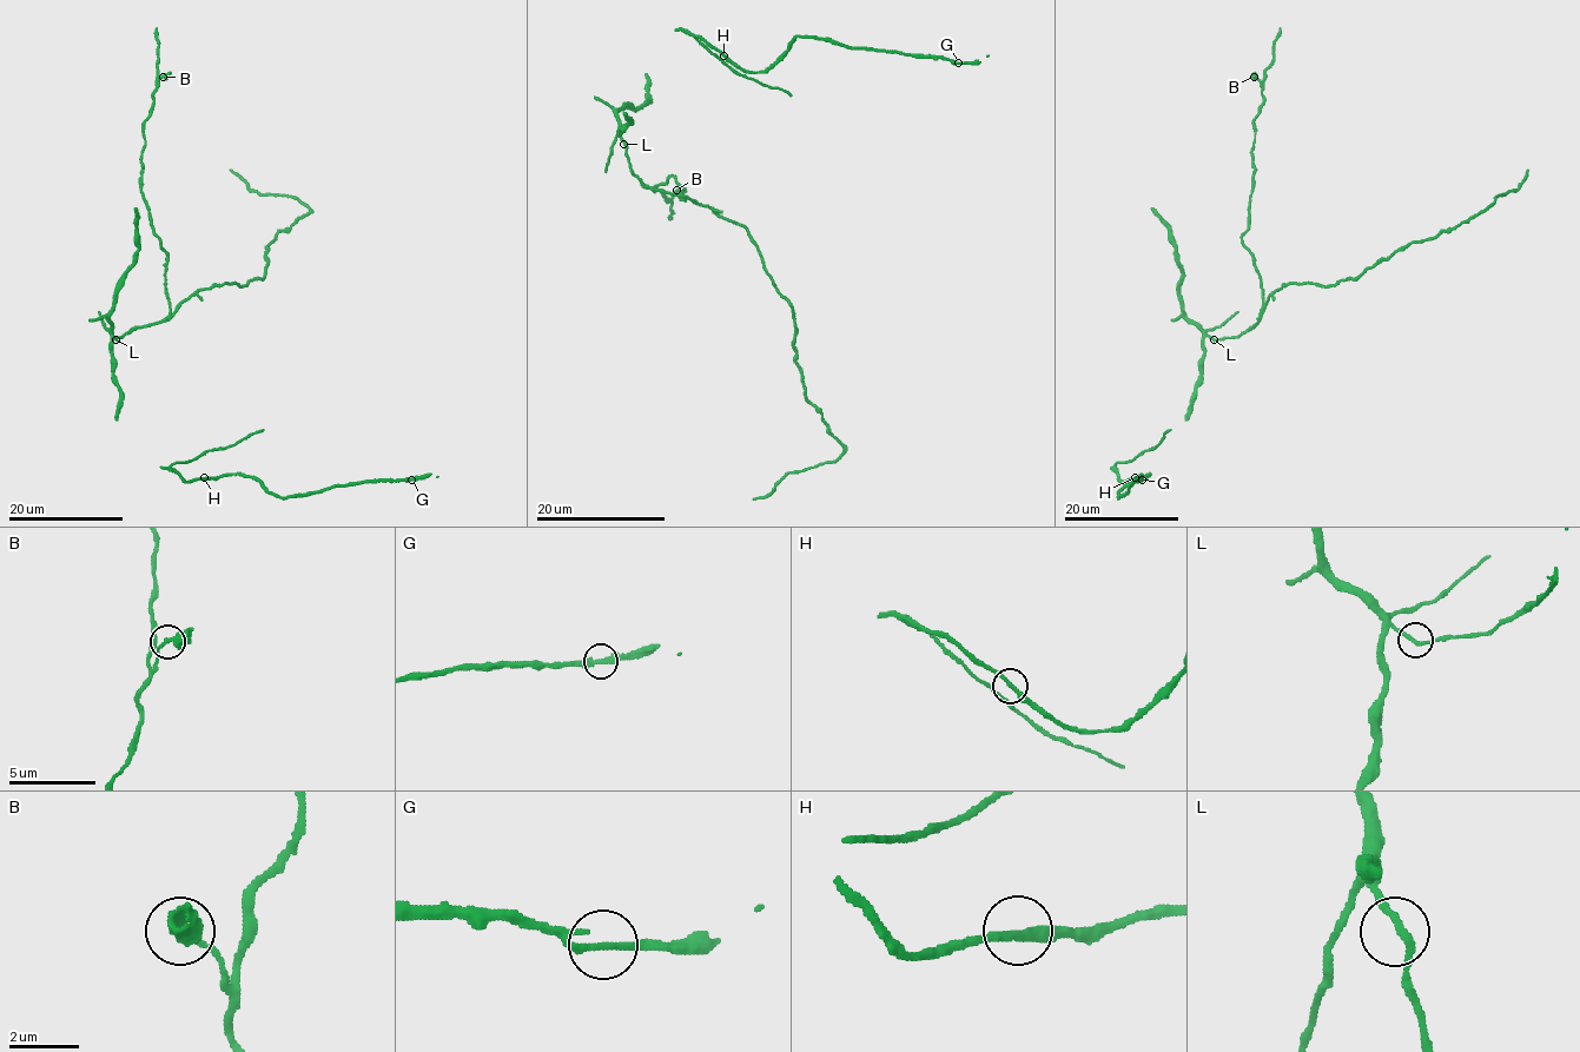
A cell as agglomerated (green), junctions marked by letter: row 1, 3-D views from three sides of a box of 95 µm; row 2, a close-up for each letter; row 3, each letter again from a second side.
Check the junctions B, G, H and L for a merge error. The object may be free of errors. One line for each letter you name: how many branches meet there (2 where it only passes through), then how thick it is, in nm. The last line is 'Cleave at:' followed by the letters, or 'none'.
Cleave at: none

